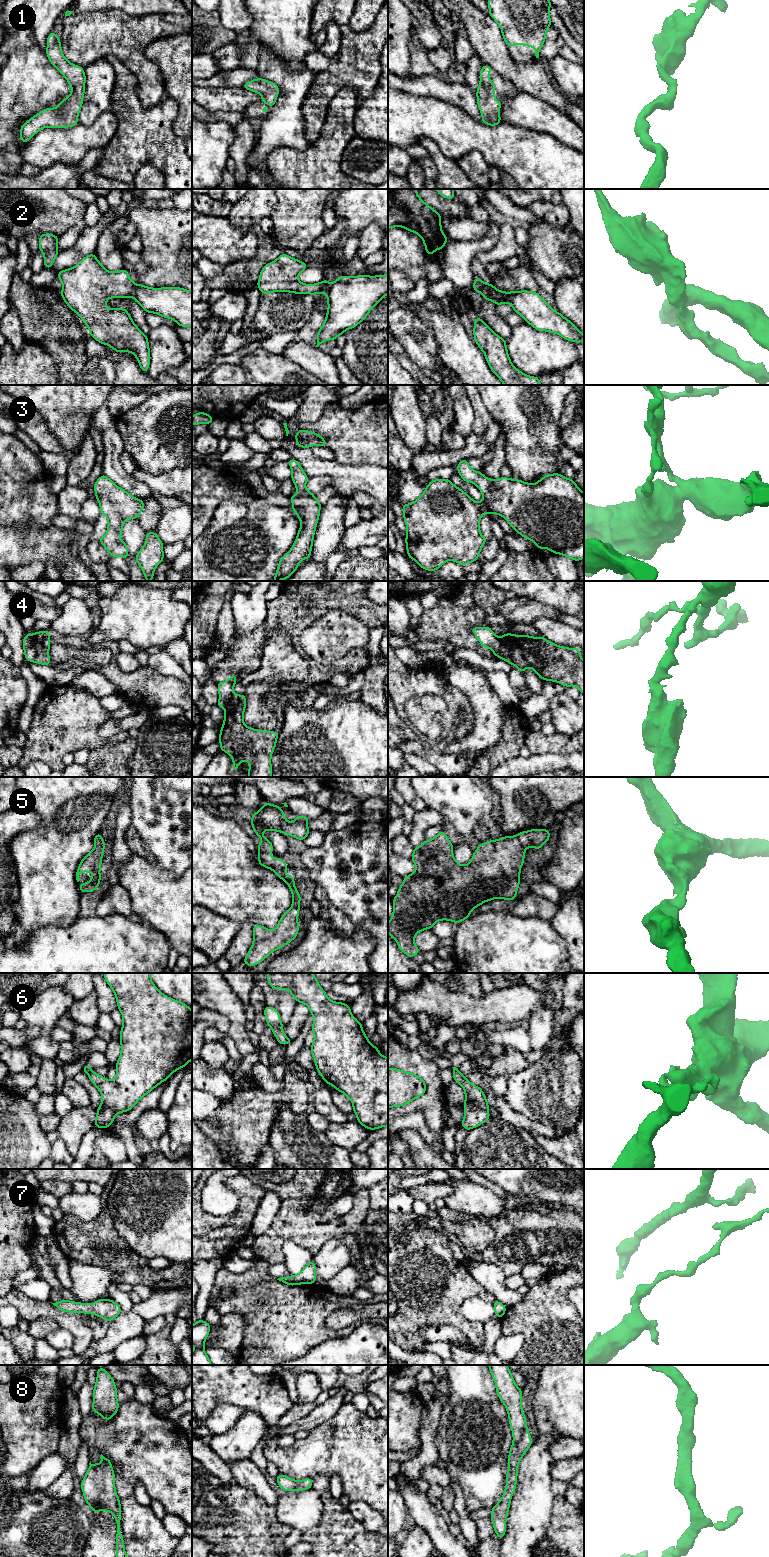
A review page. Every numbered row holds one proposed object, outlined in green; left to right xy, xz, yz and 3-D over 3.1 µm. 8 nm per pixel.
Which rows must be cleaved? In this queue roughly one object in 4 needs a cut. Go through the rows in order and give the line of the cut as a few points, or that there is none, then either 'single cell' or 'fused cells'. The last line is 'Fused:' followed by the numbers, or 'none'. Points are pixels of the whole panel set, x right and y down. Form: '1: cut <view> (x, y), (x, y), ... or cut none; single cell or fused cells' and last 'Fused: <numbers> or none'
1: cut none; single cell
2: cut xy (136, 285), (131, 295); fused cells
3: cut none; single cell
4: cut xy (31, 635), (35, 650), (34, 661); fused cells
5: cut none; single cell
6: cut xy (92, 1071), (88, 1074); fused cells
7: cut none; single cell
8: cut none; single cell
Fused: 2, 4, 6

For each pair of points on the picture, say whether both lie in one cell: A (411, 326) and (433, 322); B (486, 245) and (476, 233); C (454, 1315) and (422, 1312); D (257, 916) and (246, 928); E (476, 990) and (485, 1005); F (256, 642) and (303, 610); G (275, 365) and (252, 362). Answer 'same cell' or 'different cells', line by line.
A: different cells
B: different cells
C: same cell
D: different cells
E: different cells
F: different cells
G: same cell

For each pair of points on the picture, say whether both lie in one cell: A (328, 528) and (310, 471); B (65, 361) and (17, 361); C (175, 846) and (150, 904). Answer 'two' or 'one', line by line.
A: two
B: two
C: two

